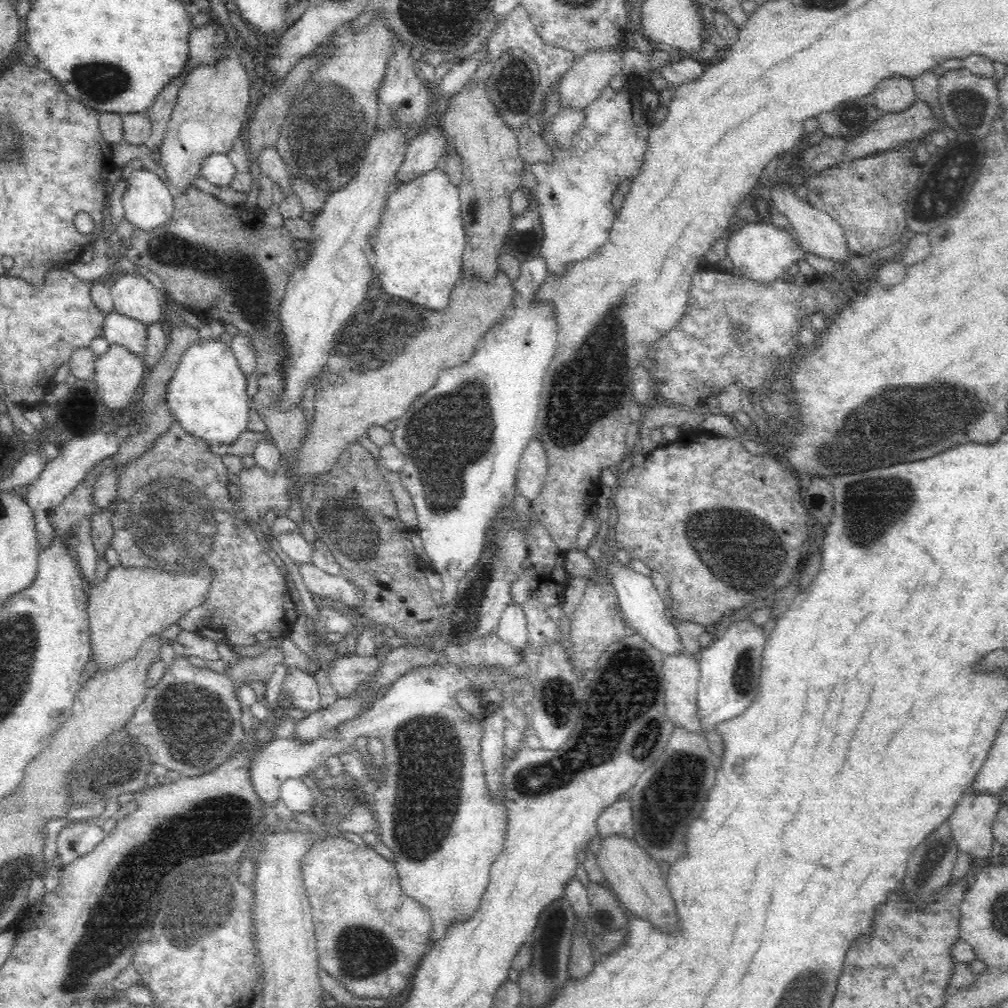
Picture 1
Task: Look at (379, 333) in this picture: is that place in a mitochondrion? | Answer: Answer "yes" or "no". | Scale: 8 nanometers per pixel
yes

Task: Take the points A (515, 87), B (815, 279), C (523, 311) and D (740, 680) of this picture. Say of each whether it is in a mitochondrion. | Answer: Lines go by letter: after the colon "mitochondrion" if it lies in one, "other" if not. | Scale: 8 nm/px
A: mitochondrion
B: other
C: other
D: mitochondrion

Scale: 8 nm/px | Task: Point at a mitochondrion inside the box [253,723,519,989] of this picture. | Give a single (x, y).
(362, 955)

